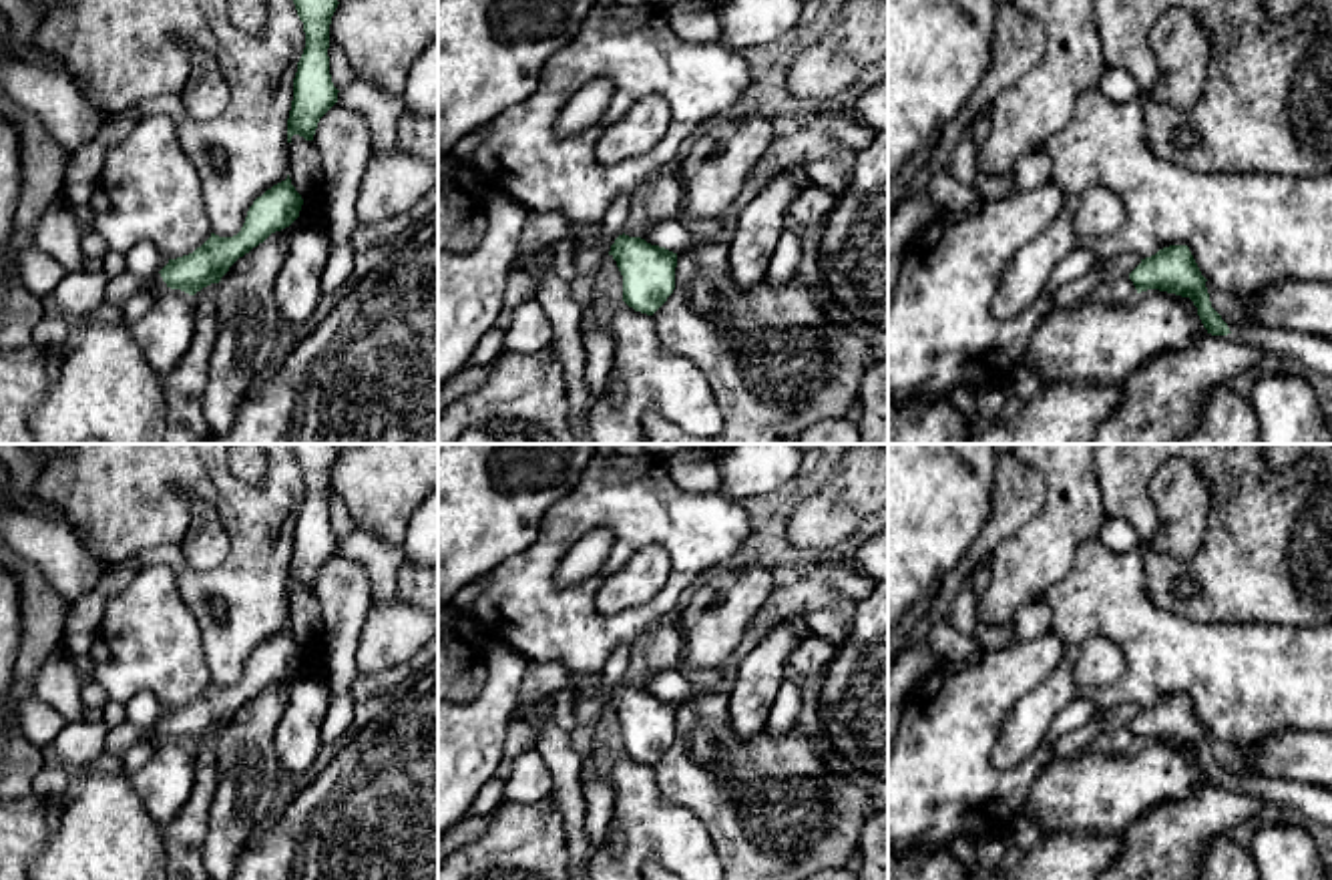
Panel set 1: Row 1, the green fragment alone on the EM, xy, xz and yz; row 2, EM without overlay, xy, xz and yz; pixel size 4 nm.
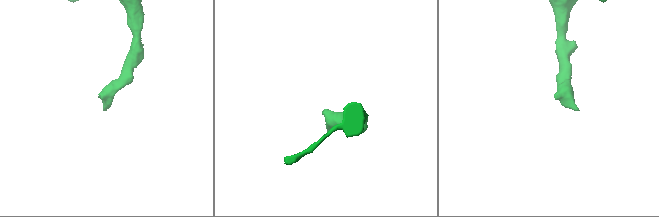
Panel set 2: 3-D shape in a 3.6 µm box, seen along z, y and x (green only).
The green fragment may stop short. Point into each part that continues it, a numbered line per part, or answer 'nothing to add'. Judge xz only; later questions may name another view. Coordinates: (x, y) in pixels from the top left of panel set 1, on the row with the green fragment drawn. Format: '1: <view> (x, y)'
1: xz (539, 230)

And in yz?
nothing to add

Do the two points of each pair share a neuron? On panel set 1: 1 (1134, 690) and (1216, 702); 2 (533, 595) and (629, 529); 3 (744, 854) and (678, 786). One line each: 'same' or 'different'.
1: same
2: same
3: same

